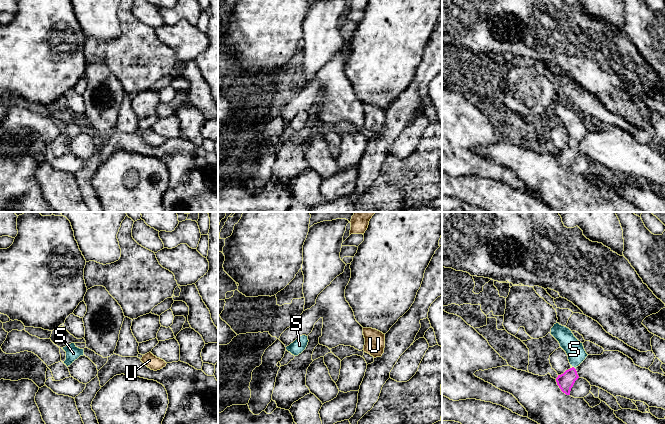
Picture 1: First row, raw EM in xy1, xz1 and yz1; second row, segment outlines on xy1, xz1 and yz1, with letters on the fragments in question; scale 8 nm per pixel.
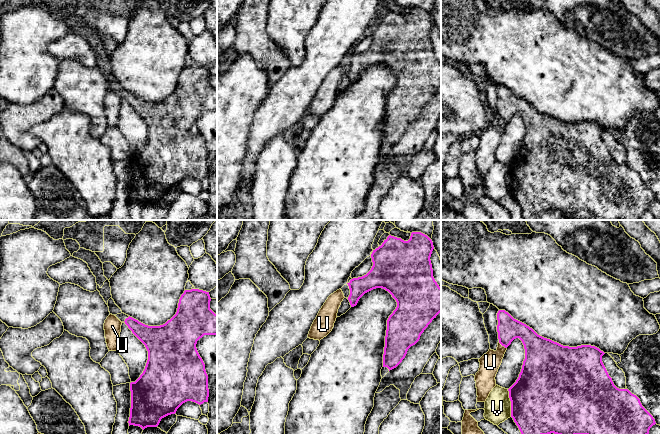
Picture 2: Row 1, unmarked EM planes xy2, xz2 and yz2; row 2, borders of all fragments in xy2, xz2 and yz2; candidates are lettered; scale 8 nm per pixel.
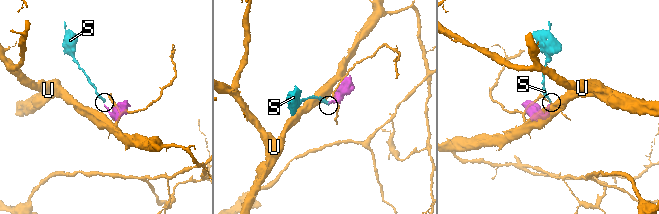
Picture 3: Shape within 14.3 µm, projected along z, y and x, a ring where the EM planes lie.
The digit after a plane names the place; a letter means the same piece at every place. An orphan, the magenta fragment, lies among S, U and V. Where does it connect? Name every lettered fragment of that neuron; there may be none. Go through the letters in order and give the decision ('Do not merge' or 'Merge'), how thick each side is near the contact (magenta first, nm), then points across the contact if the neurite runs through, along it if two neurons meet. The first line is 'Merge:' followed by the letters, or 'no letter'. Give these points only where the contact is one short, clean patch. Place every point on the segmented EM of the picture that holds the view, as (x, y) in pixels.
Merge: S
S: Merge. Thickness 140 nm (magenta) against 150 nm. Path across: yz1 (565, 381), (570, 376), (573, 367), (574, 349)
U: Do not merge. Thickness 190 nm (magenta) against 160 nm. Boundary: yz2 (498, 342), (506, 348)
V: Do not merge. Thickness 500 nm (magenta) against 200 nm. Boundary: yz2 (507, 389), (511, 416)

